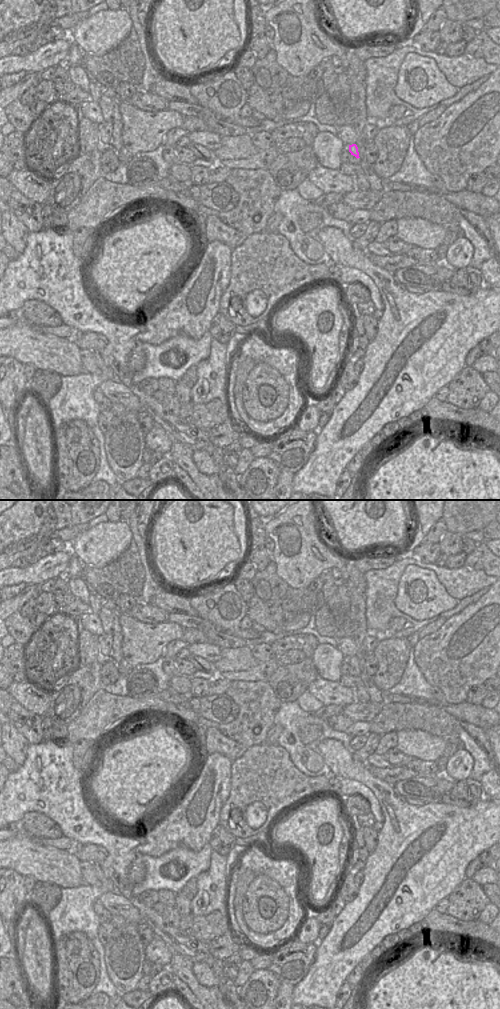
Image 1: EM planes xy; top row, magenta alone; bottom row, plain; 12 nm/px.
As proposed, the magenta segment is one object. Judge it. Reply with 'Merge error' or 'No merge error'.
Merge error

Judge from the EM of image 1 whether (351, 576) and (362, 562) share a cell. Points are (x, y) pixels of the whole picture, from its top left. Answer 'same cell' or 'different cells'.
different cells

